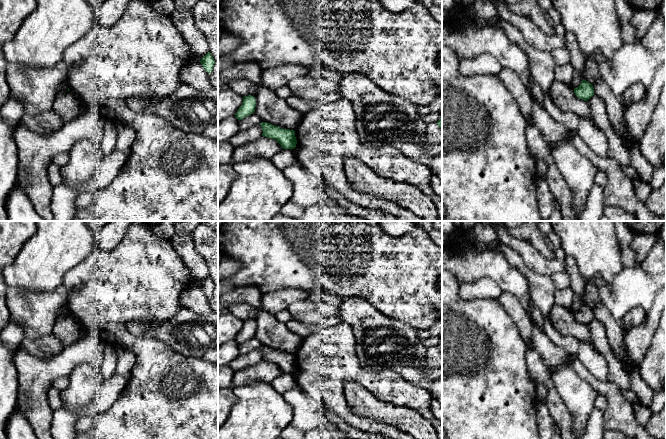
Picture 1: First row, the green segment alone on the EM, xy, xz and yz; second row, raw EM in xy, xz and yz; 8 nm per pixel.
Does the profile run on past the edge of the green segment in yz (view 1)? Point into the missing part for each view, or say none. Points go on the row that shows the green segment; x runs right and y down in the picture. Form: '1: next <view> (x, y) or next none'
1: next none

